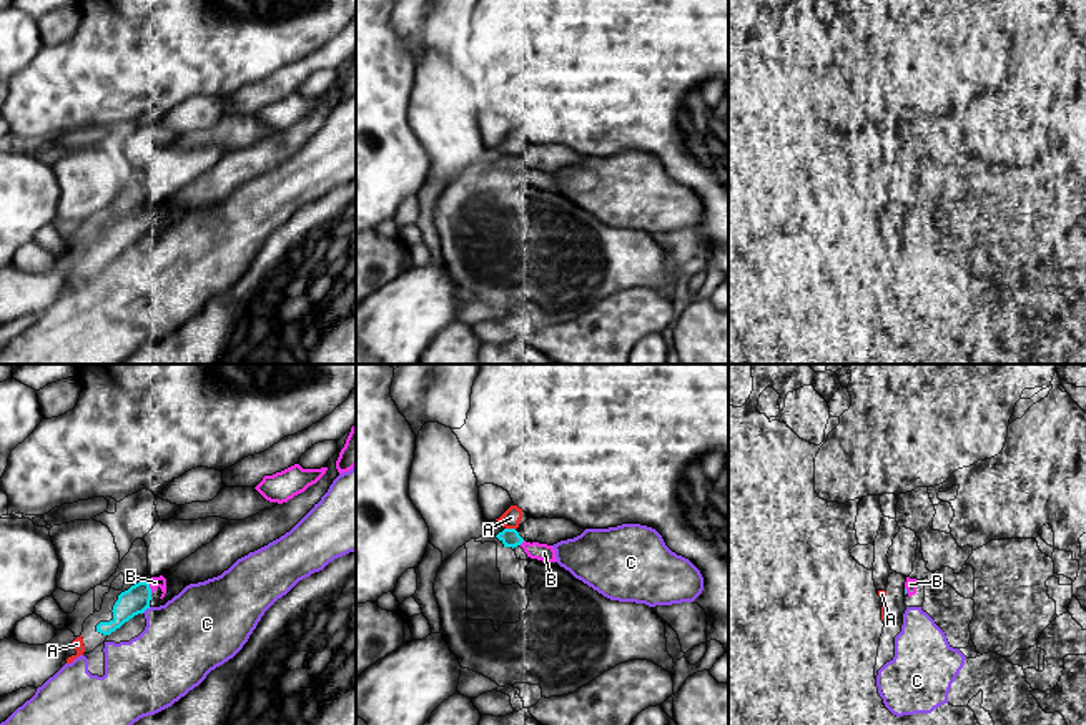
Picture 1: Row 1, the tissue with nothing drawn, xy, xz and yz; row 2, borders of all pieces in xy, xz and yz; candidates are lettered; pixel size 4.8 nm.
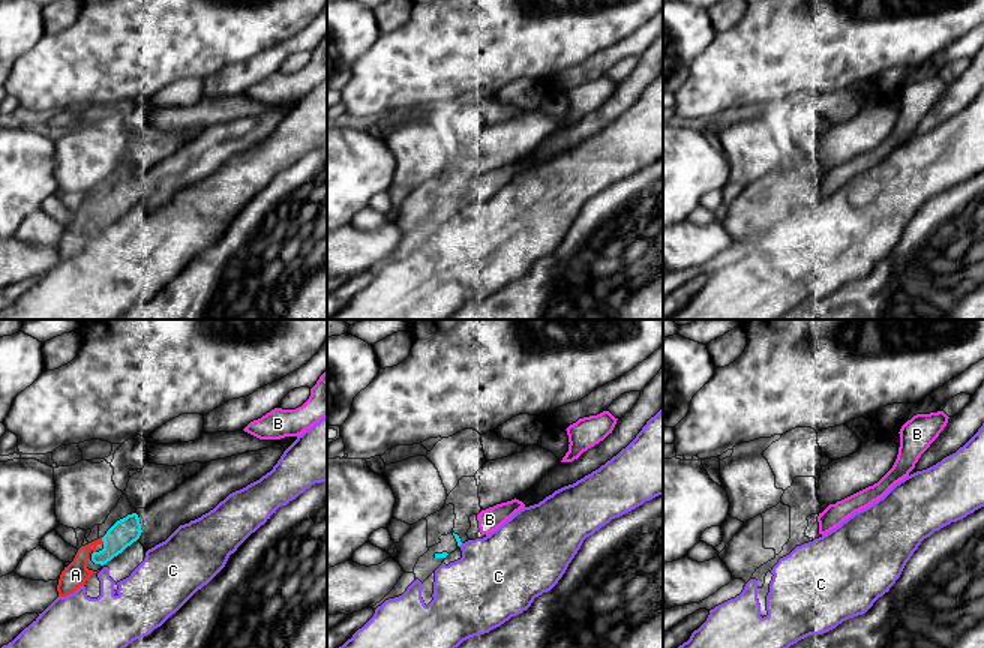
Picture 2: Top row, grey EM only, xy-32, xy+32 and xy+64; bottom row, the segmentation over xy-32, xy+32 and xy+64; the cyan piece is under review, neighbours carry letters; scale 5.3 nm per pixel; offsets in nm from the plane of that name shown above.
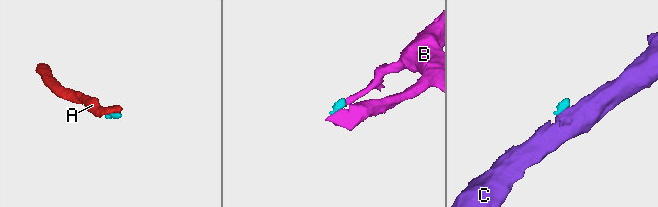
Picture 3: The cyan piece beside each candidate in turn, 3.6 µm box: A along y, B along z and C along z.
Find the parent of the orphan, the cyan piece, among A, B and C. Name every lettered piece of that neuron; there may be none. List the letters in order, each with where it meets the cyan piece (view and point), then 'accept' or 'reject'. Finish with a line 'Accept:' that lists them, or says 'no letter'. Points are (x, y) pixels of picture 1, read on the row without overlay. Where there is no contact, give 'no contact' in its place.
A: contact xz (511, 157); reject
B: contact xy (148, 215); accept
C: contact xy (145, 236); reject
Accept: B

